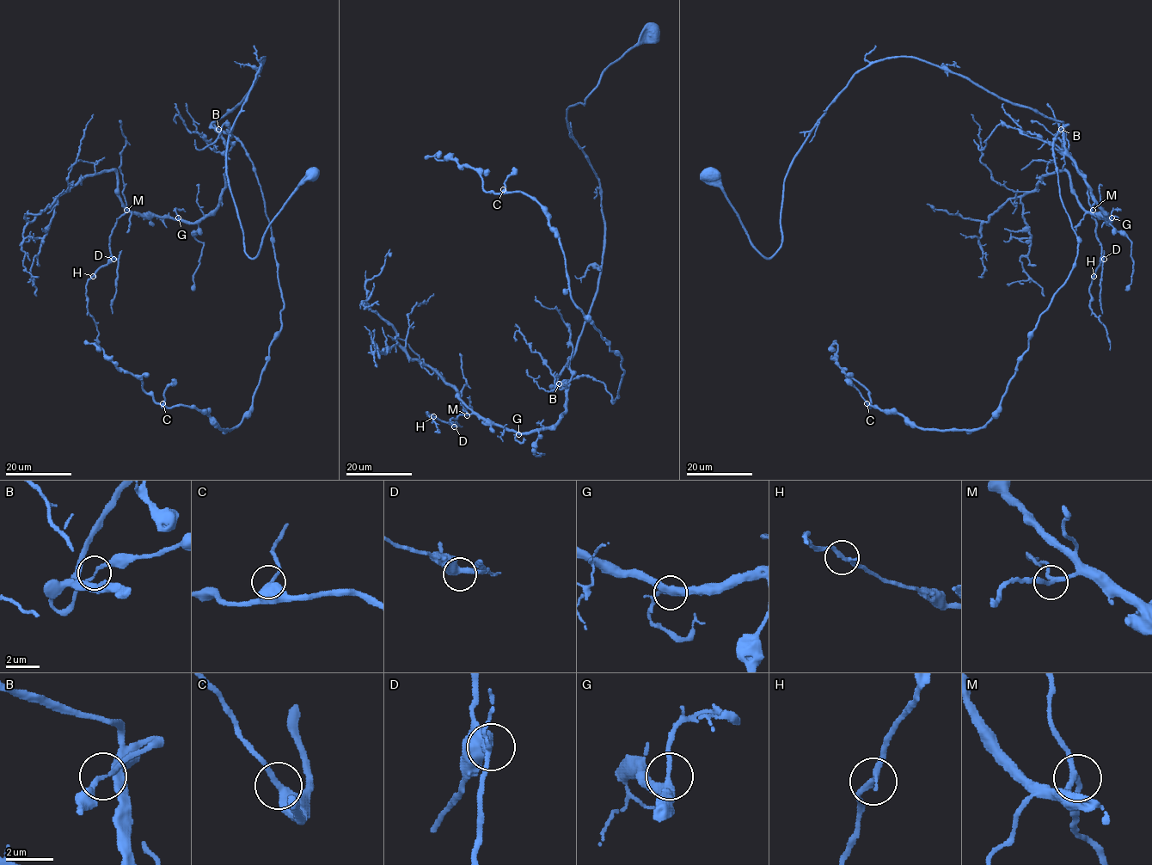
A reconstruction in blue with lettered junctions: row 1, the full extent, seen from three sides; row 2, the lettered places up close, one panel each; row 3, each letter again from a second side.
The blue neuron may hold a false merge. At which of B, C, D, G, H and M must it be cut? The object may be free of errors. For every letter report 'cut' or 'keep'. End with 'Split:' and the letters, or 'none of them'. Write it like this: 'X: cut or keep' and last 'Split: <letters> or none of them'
B: keep
C: keep
D: keep
G: keep
H: keep
M: keep
Split: none of them

